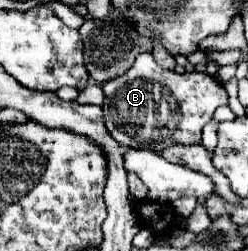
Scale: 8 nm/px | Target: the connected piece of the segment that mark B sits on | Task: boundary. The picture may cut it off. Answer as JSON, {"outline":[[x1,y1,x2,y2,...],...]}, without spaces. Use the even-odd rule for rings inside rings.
{"outline":[[145,52,145,54,139,54,139,58,135,60,133,68,127,70,127,74,103,84,103,106,101,108,103,108,103,122,107,124,107,132,119,144,129,146,129,148,137,148,137,150,147,146,147,150,163,152,173,142,185,144,185,146,199,144,203,126,213,118,213,112,223,104,227,104,227,92,213,76,209,76,207,72,203,72,203,74,199,74,199,72,177,74,175,70,161,68,153,60,153,56,149,52],[173,98,175,98,175,130,173,130]]}

